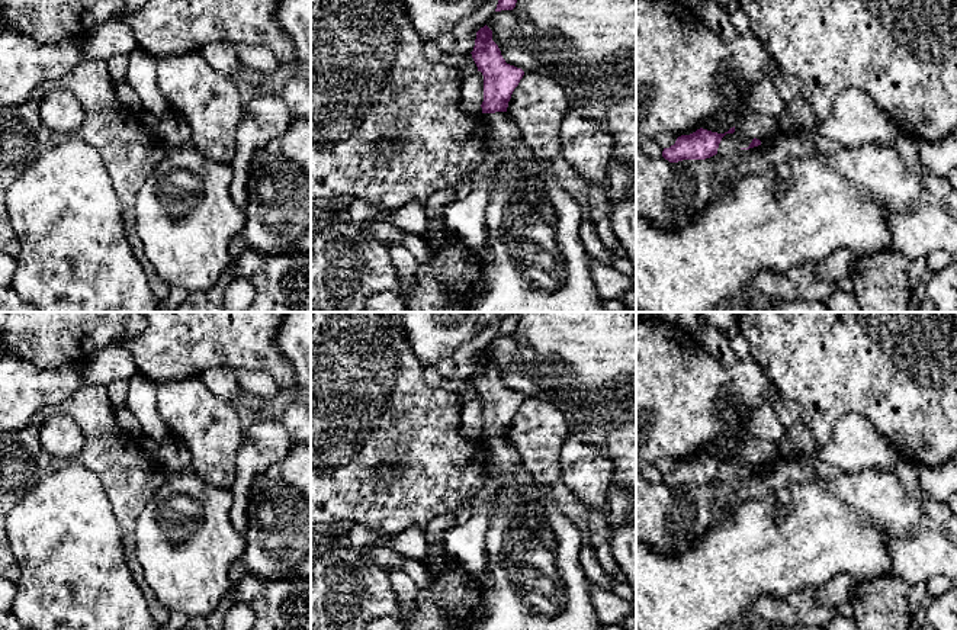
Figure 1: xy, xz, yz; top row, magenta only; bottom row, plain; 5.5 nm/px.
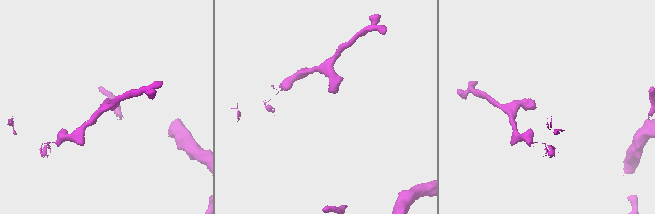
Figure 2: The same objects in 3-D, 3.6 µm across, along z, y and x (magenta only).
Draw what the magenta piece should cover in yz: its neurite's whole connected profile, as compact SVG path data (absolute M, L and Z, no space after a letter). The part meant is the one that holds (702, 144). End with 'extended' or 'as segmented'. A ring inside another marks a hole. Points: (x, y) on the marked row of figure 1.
M735 126L730 128L730 129L729 129L728 132L725 132L725 134L717 134L717 132L712 132L712 131L707 131L707 129L700 128L700 129L697 129L696 132L693 132L693 134L690 134L690 135L681 135L681 136L678 136L674 145L671 145L669 148L664 148L662 157L664 157L665 160L668 160L669 163L678 163L678 161L683 161L683 160L706 160L706 158L710 158L710 157L713 157L713 155L717 154L717 148L719 148L719 144L720 144L722 138L723 138L726 134L733 134L733 132L735 132Z | as segmented

